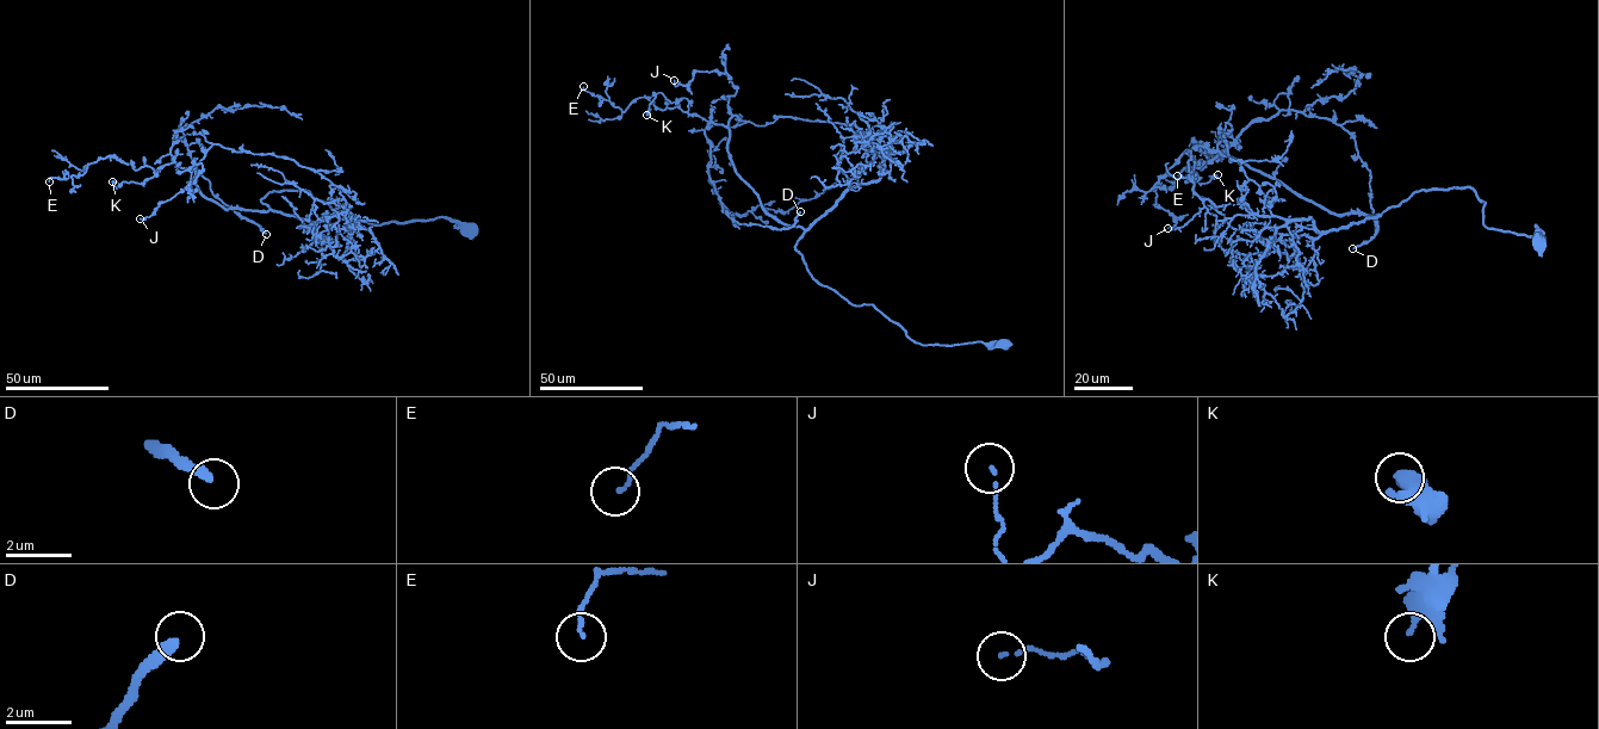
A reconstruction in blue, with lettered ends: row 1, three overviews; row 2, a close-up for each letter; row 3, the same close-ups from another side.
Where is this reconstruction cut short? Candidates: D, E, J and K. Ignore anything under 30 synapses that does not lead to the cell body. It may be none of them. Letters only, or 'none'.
D

